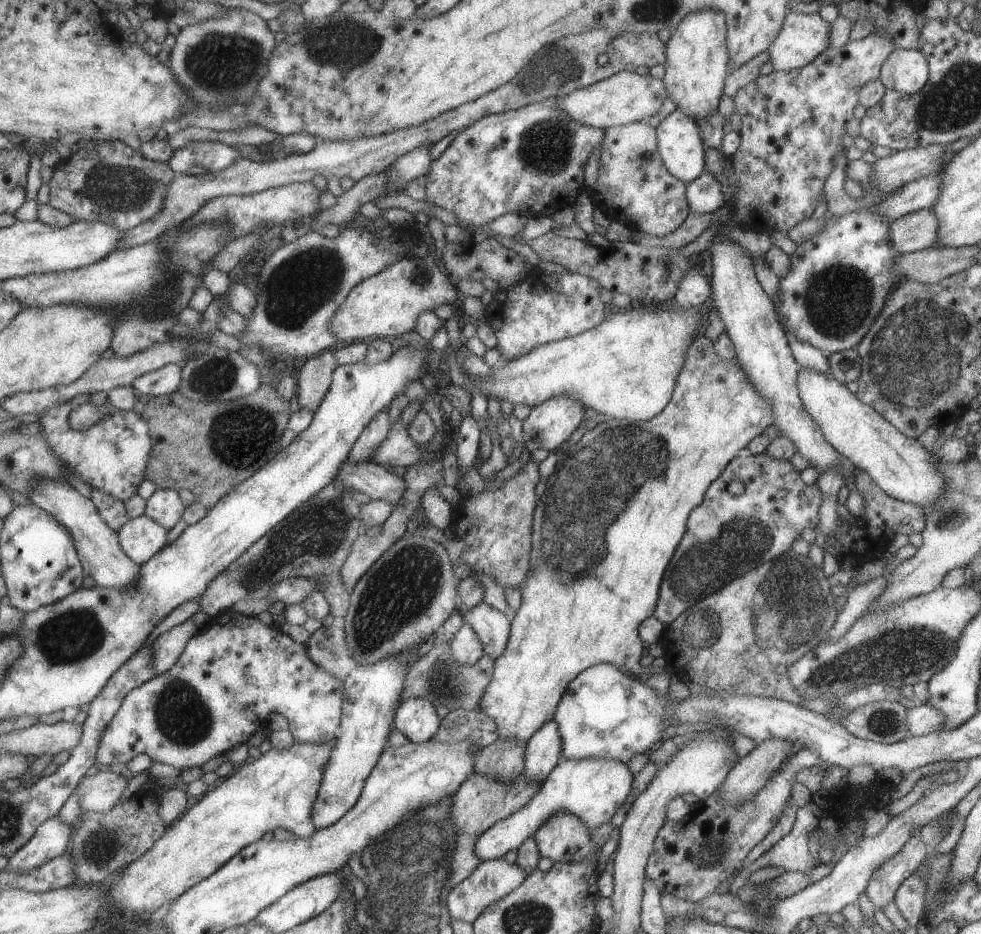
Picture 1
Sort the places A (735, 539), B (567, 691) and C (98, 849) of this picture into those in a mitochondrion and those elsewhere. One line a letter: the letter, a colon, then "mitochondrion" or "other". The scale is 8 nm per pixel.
A: mitochondrion
B: other
C: mitochondrion

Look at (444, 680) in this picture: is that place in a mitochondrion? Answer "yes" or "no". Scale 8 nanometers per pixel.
yes

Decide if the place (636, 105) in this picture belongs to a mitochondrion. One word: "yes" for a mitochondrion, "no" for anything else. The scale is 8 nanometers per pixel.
no

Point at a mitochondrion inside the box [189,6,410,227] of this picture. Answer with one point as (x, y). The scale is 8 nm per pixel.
(342, 42)

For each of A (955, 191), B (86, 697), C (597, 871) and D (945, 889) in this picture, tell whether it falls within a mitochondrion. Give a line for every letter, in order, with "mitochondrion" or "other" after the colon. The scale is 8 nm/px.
A: other
B: other
C: other
D: other

